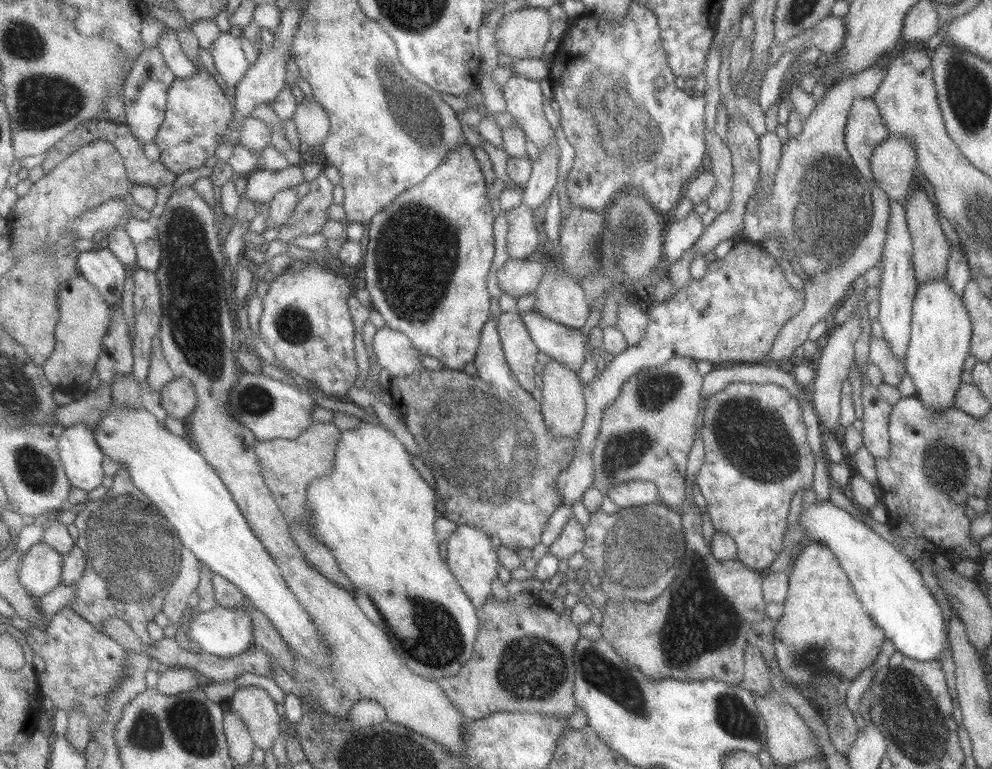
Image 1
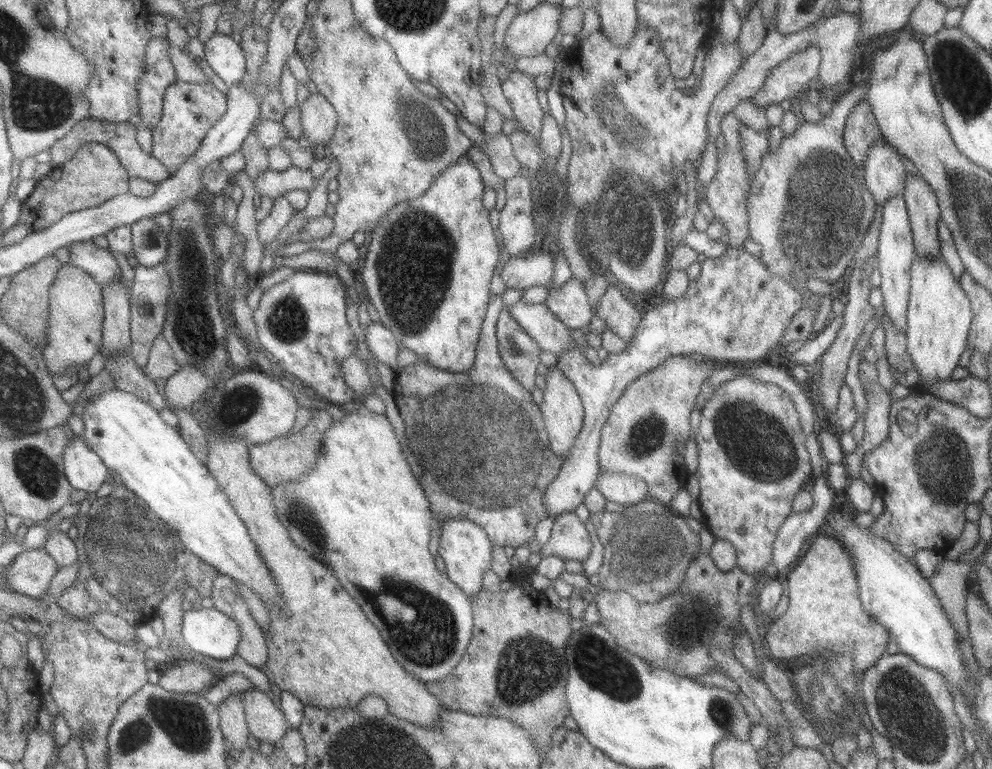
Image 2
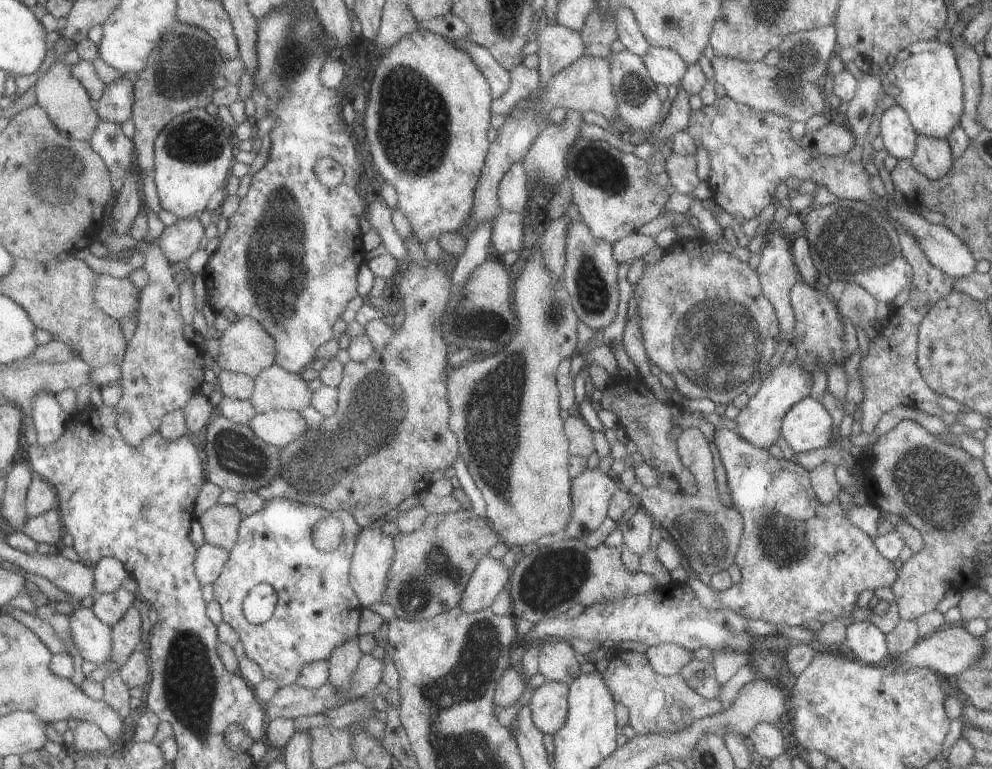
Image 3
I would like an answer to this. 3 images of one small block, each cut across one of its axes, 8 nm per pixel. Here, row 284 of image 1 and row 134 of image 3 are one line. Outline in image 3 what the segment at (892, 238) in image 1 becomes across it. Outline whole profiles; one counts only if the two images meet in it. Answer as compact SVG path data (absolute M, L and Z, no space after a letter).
M899 106L889 107L880 116L878 135L888 156L909 159L913 154L916 132L906 112Z

